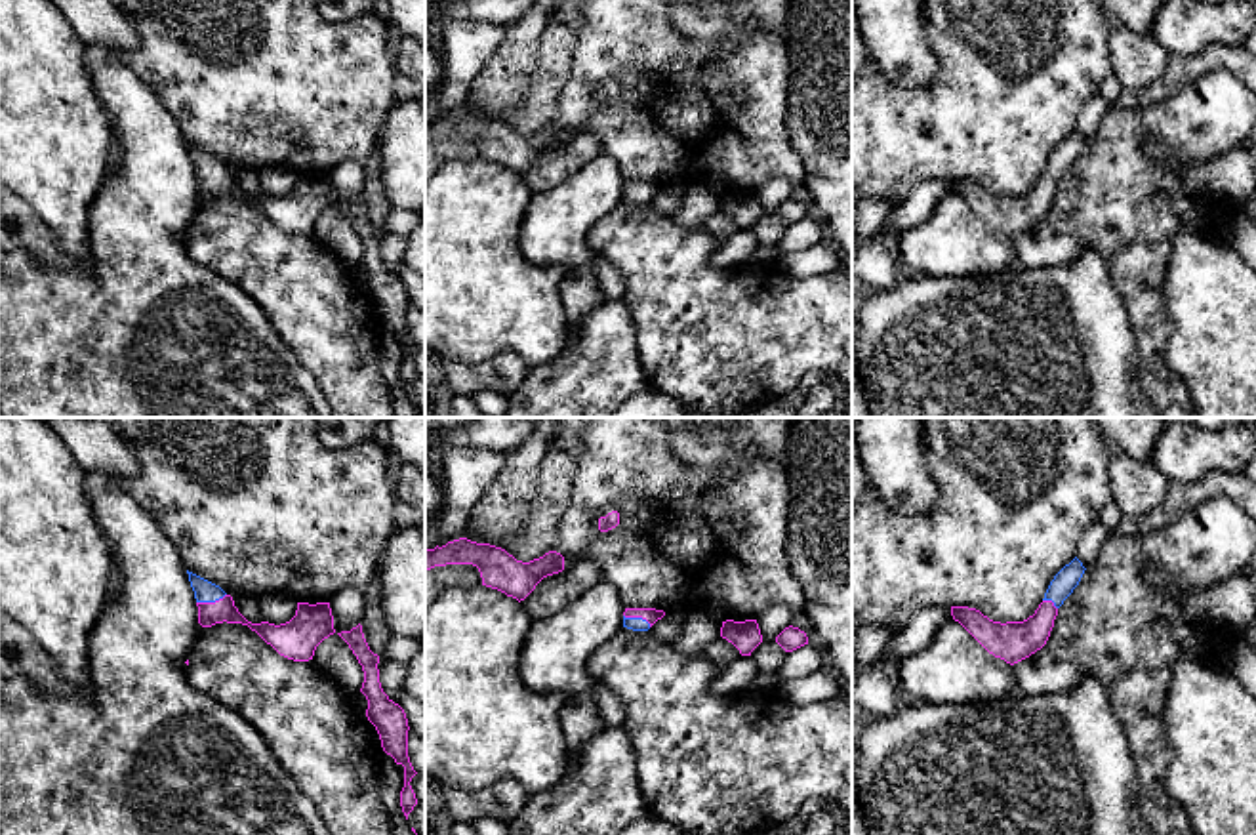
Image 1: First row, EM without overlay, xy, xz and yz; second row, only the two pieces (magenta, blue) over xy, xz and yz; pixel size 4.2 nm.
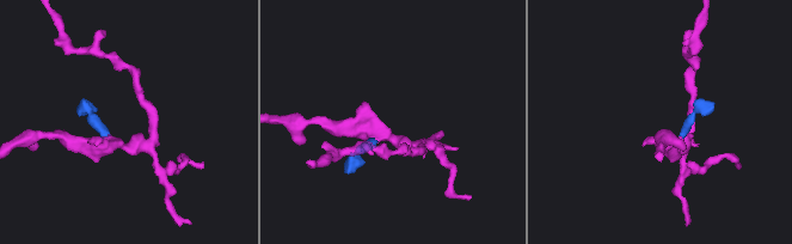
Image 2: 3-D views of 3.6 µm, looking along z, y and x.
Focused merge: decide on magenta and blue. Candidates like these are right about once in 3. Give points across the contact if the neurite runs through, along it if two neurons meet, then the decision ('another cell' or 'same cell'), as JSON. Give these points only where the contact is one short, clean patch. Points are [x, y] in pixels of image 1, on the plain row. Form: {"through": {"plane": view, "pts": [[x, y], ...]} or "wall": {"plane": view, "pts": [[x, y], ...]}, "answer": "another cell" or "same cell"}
{"through": {"plane": "xy", "pts": [[222, 183], [210, 176], [204, 164]]}, "answer": "same cell"}

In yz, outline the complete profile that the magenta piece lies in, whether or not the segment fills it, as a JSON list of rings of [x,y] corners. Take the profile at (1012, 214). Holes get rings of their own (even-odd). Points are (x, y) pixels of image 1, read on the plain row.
[[[1075,130],[1050,154],[1043,175],[1023,194],[993,194],[976,181],[951,179],[959,194],[989,227],[1014,238],[1041,223],[1054,200],[1058,181],[1073,166],[1084,147],[1083,135]]]

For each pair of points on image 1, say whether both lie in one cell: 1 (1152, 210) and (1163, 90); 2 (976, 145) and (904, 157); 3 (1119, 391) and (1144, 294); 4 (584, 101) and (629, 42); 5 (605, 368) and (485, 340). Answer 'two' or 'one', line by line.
1: two
2: one
3: two
4: one
5: two

